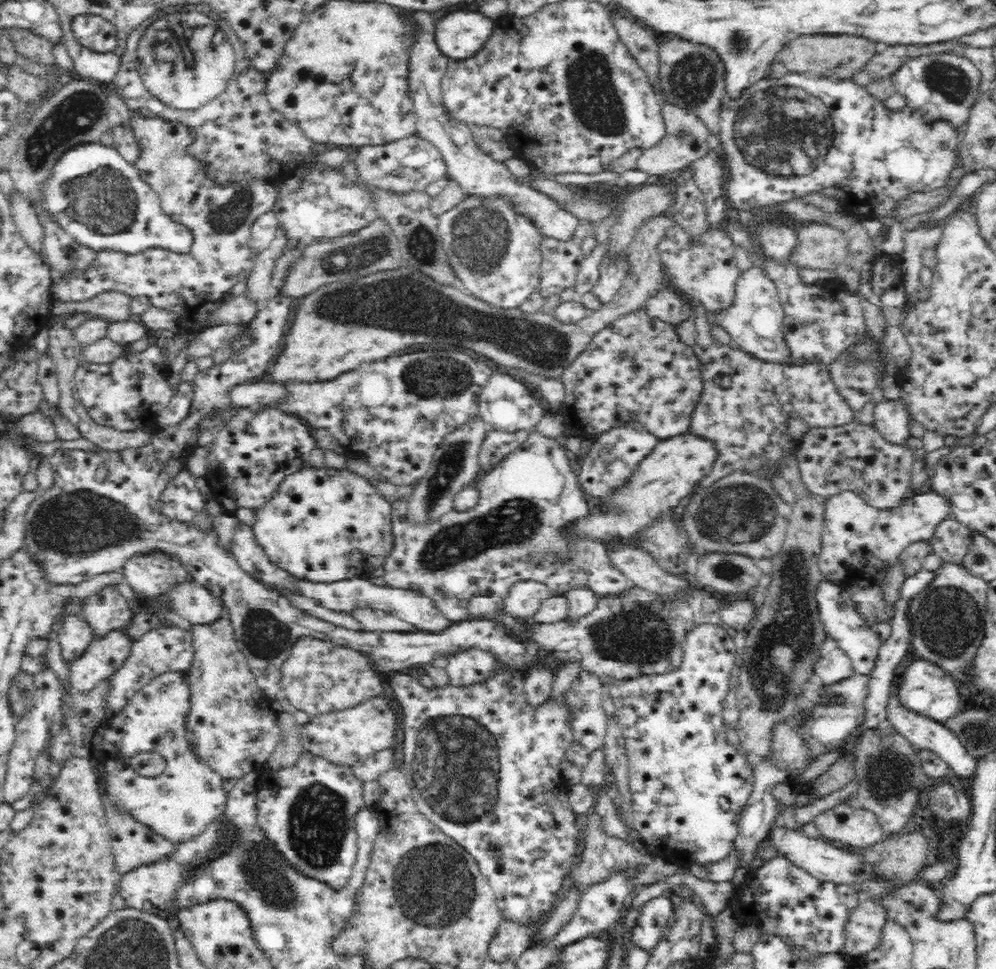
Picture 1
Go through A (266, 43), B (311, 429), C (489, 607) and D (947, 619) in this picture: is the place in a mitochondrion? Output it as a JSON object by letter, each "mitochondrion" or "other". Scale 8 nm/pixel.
{"A":"other","B":"other","C":"other","D":"mitochondrion"}

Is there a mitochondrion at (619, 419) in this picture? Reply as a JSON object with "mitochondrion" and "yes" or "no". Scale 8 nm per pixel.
{"mitochondrion":"no"}

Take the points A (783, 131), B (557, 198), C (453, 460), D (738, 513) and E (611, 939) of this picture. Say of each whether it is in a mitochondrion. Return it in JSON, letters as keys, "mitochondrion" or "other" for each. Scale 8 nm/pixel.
{"A":"mitochondrion","B":"other","C":"mitochondrion","D":"mitochondrion","E":"other"}

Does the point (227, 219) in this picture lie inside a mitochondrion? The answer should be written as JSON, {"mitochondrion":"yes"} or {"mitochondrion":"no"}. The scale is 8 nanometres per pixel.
{"mitochondrion":"yes"}

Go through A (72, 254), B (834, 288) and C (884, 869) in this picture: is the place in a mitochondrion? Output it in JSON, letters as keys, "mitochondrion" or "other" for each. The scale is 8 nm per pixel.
{"A":"mitochondrion","B":"other","C":"other"}

